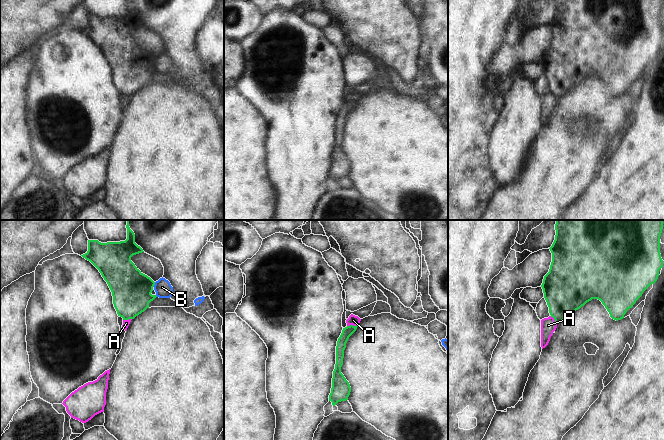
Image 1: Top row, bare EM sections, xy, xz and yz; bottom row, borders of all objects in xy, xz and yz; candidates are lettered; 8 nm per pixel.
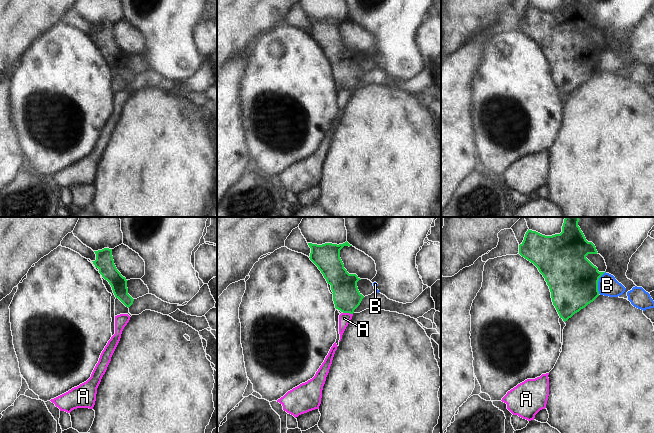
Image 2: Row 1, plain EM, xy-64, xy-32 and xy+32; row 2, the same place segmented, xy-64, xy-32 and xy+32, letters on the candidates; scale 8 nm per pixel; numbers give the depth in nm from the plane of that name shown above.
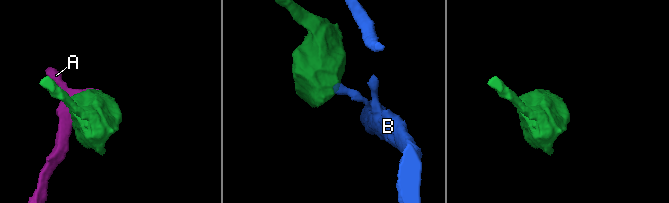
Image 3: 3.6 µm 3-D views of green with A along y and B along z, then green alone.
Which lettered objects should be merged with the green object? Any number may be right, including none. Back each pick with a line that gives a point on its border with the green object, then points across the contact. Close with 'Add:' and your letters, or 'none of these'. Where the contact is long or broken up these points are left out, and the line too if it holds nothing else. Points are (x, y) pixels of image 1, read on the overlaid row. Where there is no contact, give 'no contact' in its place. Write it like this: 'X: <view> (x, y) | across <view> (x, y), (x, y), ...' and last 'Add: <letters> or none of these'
Add: none of these

